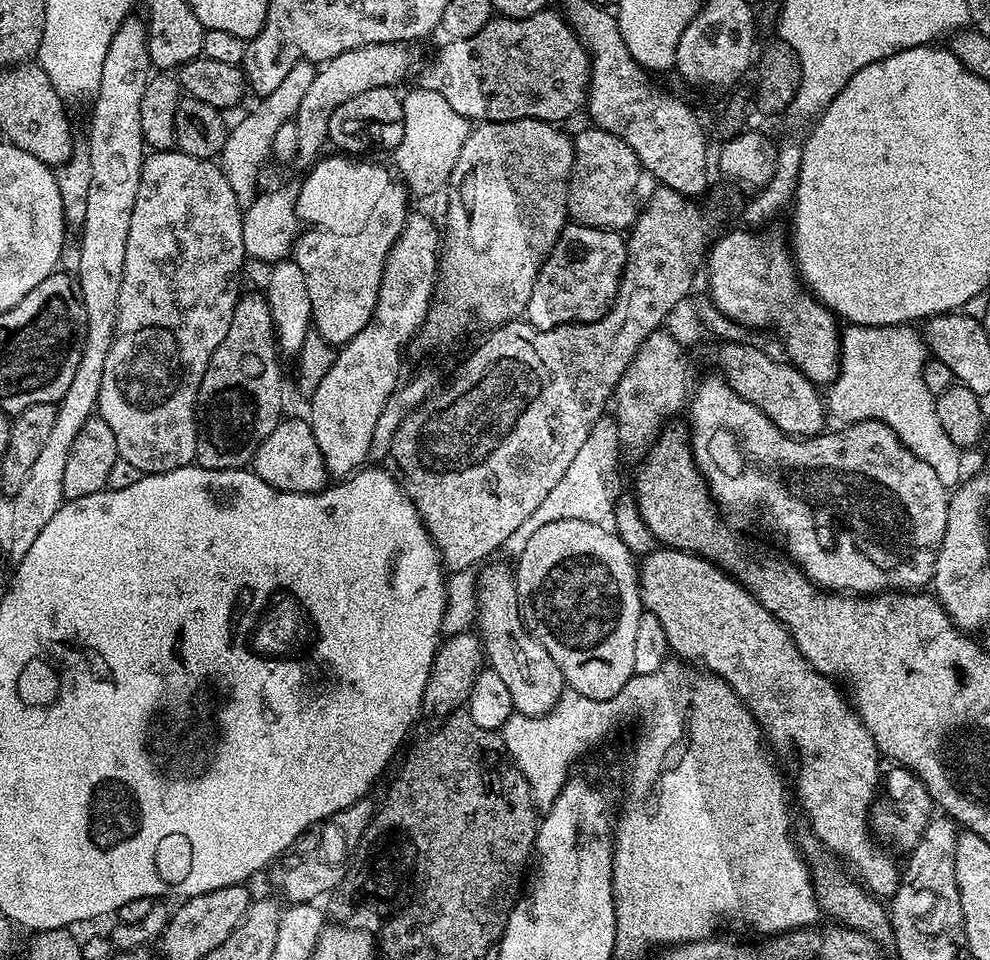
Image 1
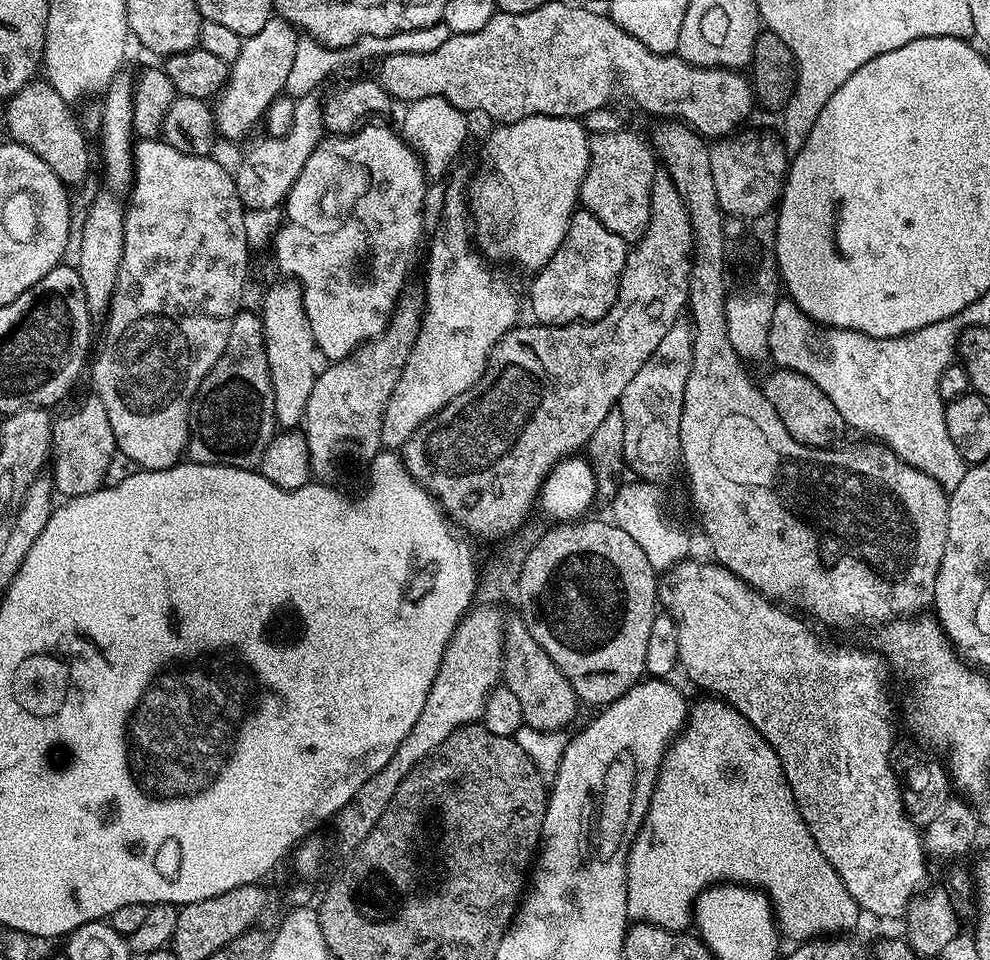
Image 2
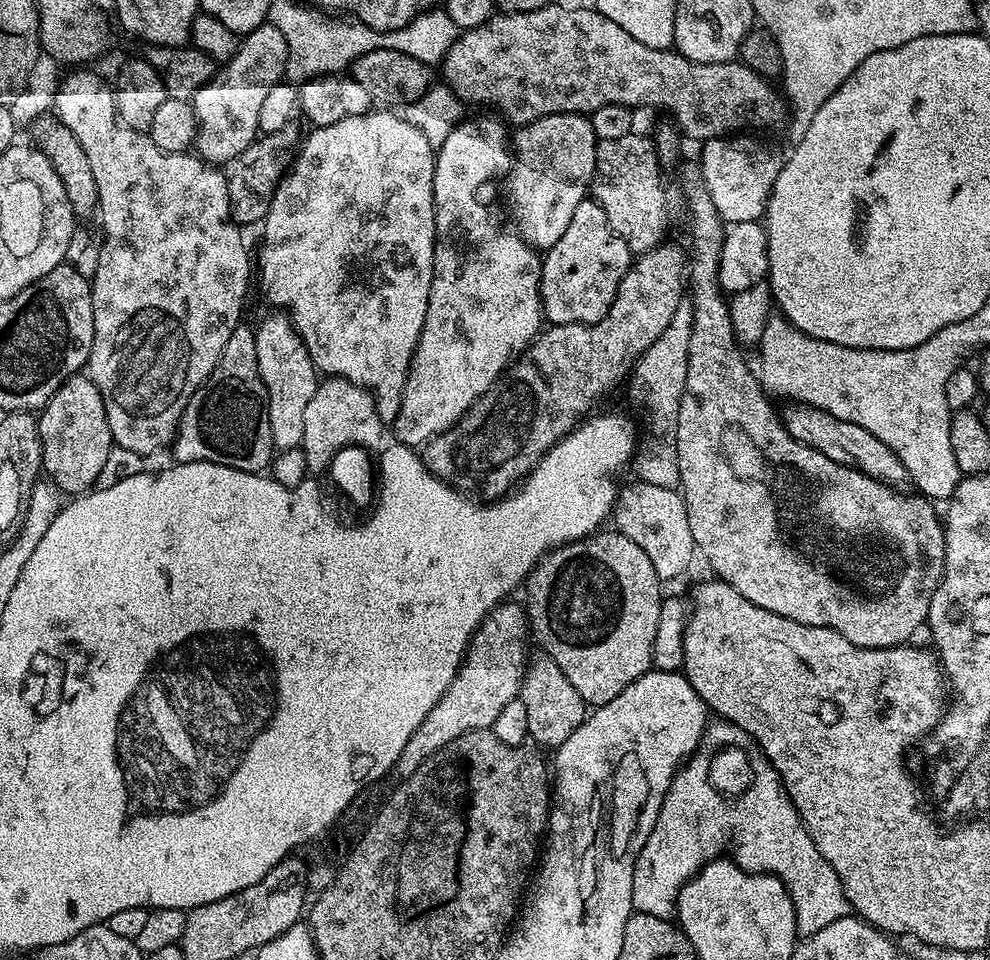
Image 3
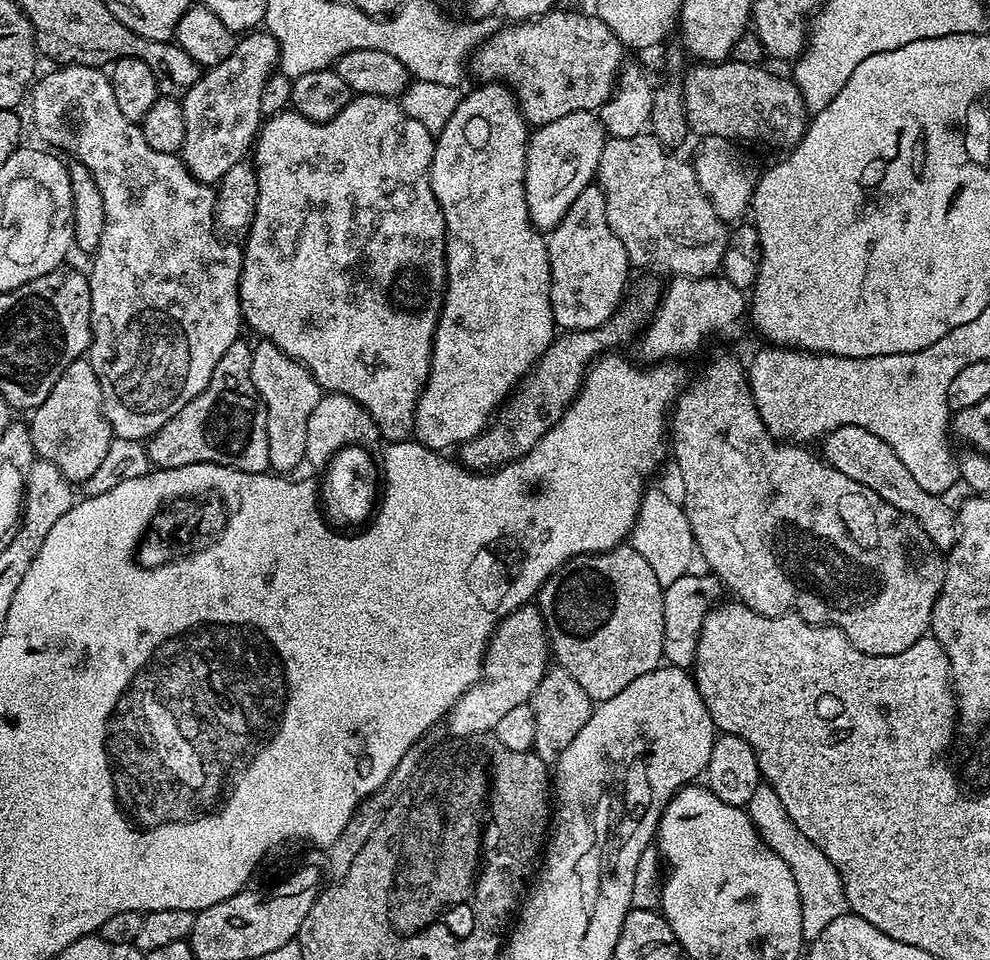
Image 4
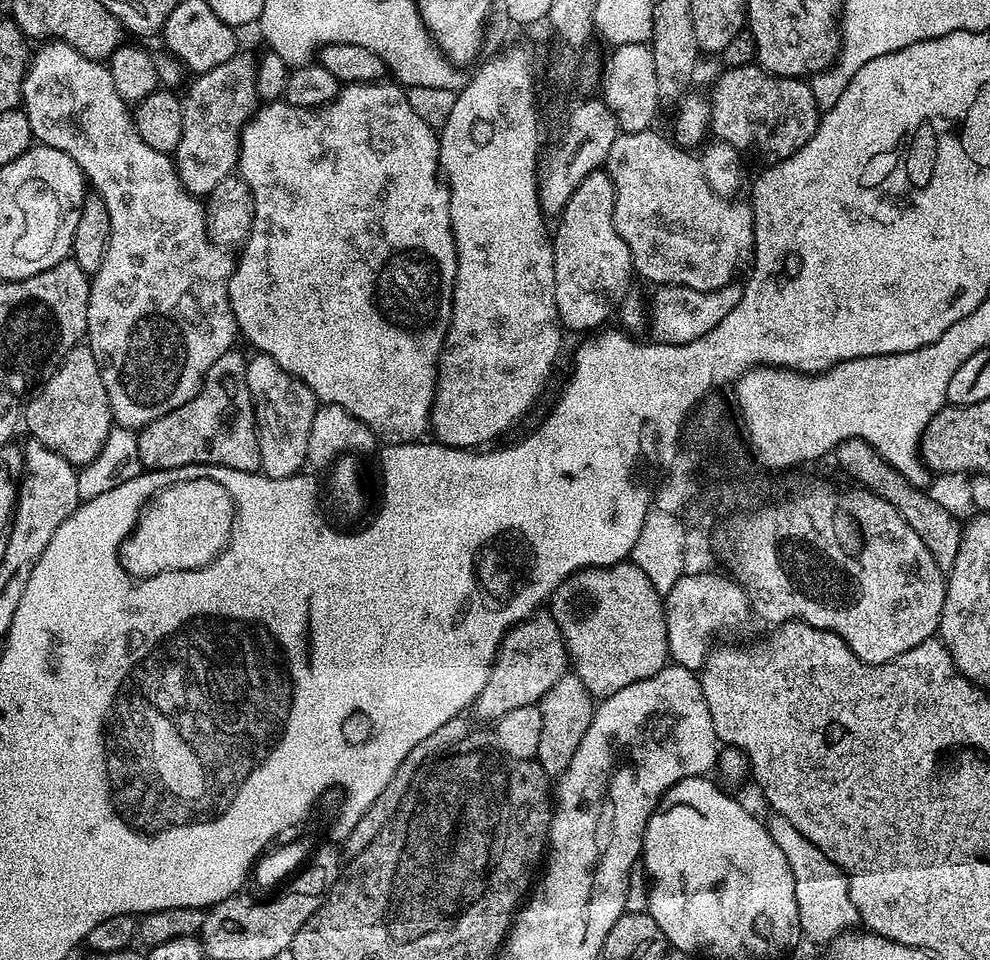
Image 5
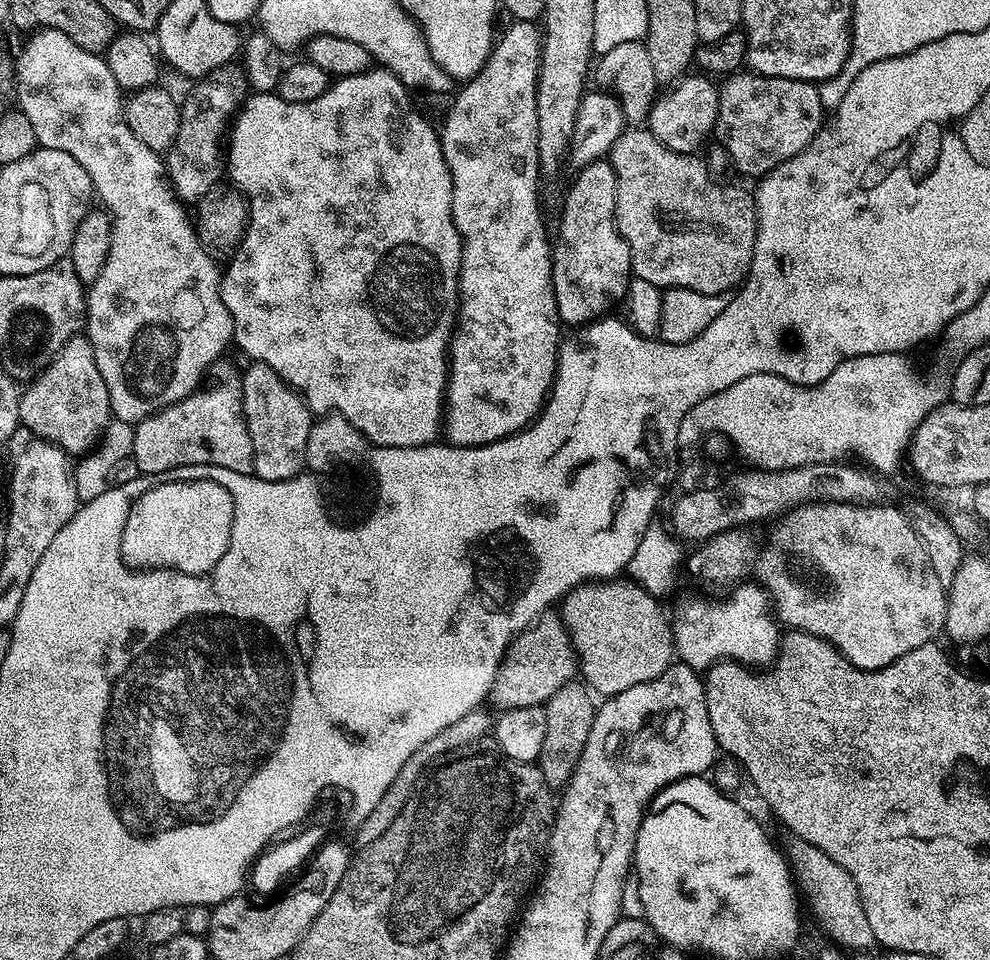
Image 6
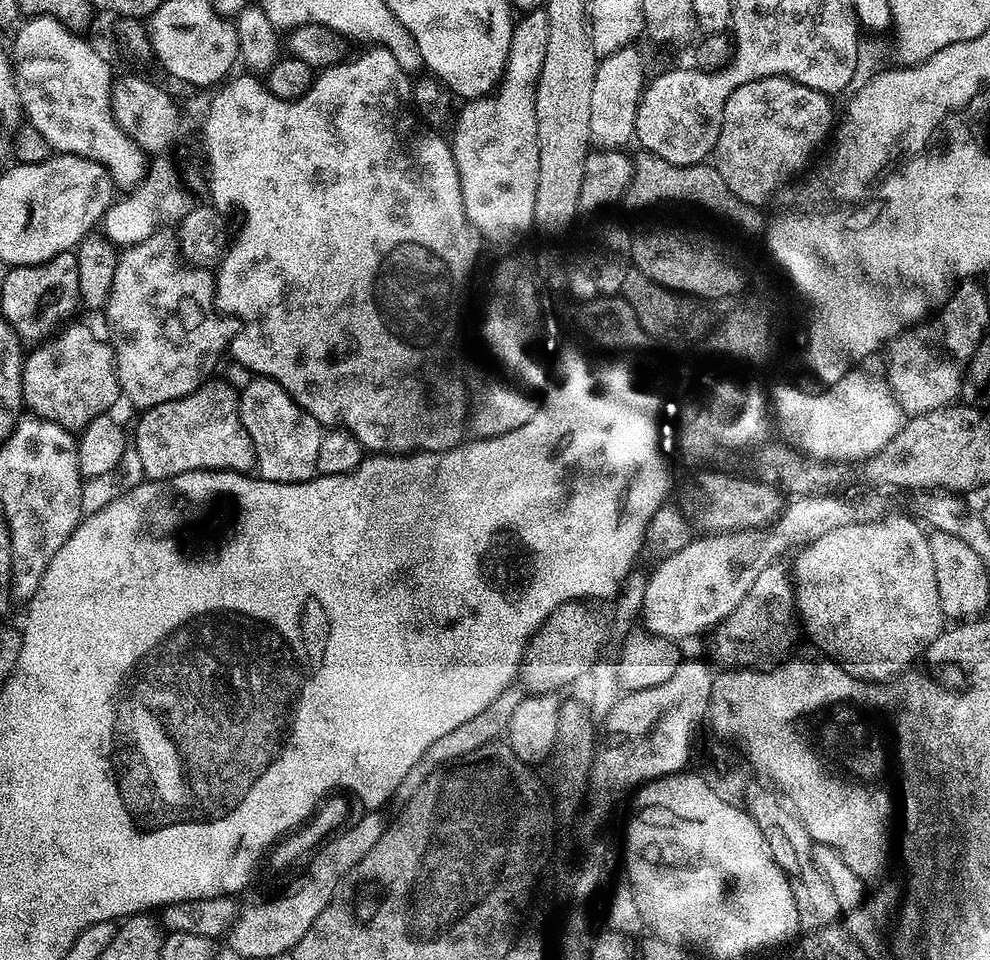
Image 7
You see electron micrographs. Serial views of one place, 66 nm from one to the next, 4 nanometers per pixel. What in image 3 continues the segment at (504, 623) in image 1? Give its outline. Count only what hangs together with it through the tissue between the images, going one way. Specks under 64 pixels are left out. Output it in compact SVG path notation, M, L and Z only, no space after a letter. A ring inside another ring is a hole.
M543 654L533 655L525 667L518 699L522 706L526 706L526 722L531 743L541 744L536 745L541 749L560 748L562 742L566 742L566 738L570 738L570 734L578 730L586 715L584 699L578 694L578 690L574 690L574 686L570 686L570 678L566 678L566 674L558 670L556 663Z

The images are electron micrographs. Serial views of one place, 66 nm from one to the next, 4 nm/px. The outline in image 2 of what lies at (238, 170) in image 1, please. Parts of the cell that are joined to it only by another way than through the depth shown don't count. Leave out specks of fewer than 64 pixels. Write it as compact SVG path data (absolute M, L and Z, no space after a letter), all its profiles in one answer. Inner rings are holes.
M441 22L418 30L399 32L393 36L361 36L349 48L327 48L311 38L297 39L294 46L294 58L290 62L290 74L286 74L284 92L292 98L313 95L317 91L316 87L327 76L332 75L339 68L346 67L347 64L356 64L359 60L370 59L371 56L383 58L394 54L426 54L438 50L438 46L442 46L442 42L446 42L449 35L447 26Z

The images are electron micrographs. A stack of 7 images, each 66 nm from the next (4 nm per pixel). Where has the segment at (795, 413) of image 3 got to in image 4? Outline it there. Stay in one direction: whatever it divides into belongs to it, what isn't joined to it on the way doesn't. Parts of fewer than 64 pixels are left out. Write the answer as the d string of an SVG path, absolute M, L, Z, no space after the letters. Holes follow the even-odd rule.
M842 426L823 437L823 444L822 456L829 468L846 474L846 478L854 478L854 482L862 482L862 486L874 490L878 498L890 502L890 506L894 506L899 512L912 516L923 526L941 553L947 554L952 551L956 545L958 531L957 509L951 508L944 496L935 496L922 490L922 486L918 486L918 481L912 477L910 470L902 466L902 458L898 458L898 454L894 454L894 450L890 450L890 446L882 442L878 434L870 434L870 430L862 426Z

